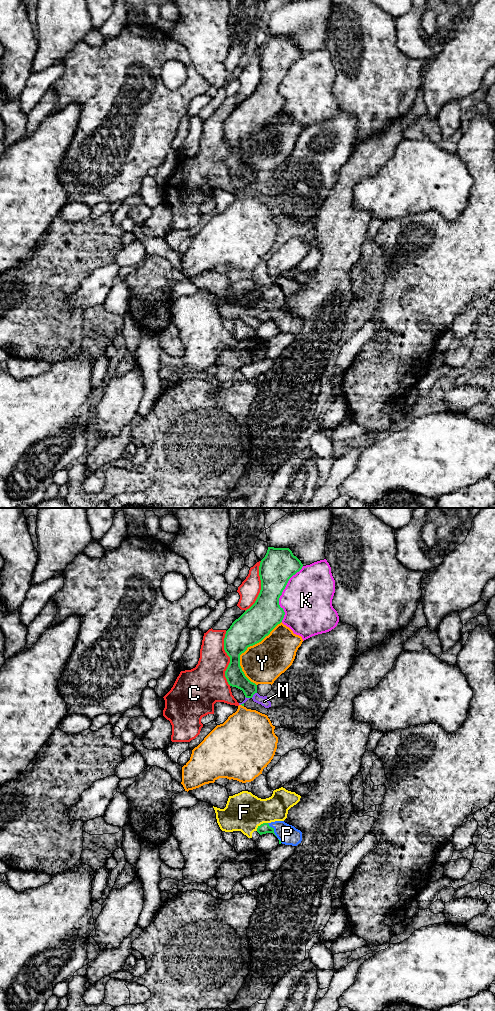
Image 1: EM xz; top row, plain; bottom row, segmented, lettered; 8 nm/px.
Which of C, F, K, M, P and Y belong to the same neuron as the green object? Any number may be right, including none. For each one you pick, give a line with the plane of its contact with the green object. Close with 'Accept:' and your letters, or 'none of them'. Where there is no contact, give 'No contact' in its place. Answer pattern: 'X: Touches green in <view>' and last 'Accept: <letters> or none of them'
P: Touches green in xz
Accept: P

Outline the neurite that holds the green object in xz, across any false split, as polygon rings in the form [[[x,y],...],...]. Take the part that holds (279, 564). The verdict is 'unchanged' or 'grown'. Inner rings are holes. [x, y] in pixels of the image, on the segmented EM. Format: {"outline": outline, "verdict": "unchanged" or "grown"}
{"outline": [[[268,547],[259,566],[261,590],[255,603],[230,628],[224,638],[224,650],[230,657],[225,677],[230,686],[243,691],[246,698],[257,693],[257,685],[242,671],[240,655],[261,642],[282,622],[285,612],[279,605],[289,579],[303,567],[289,548]]], "verdict": "unchanged"}

